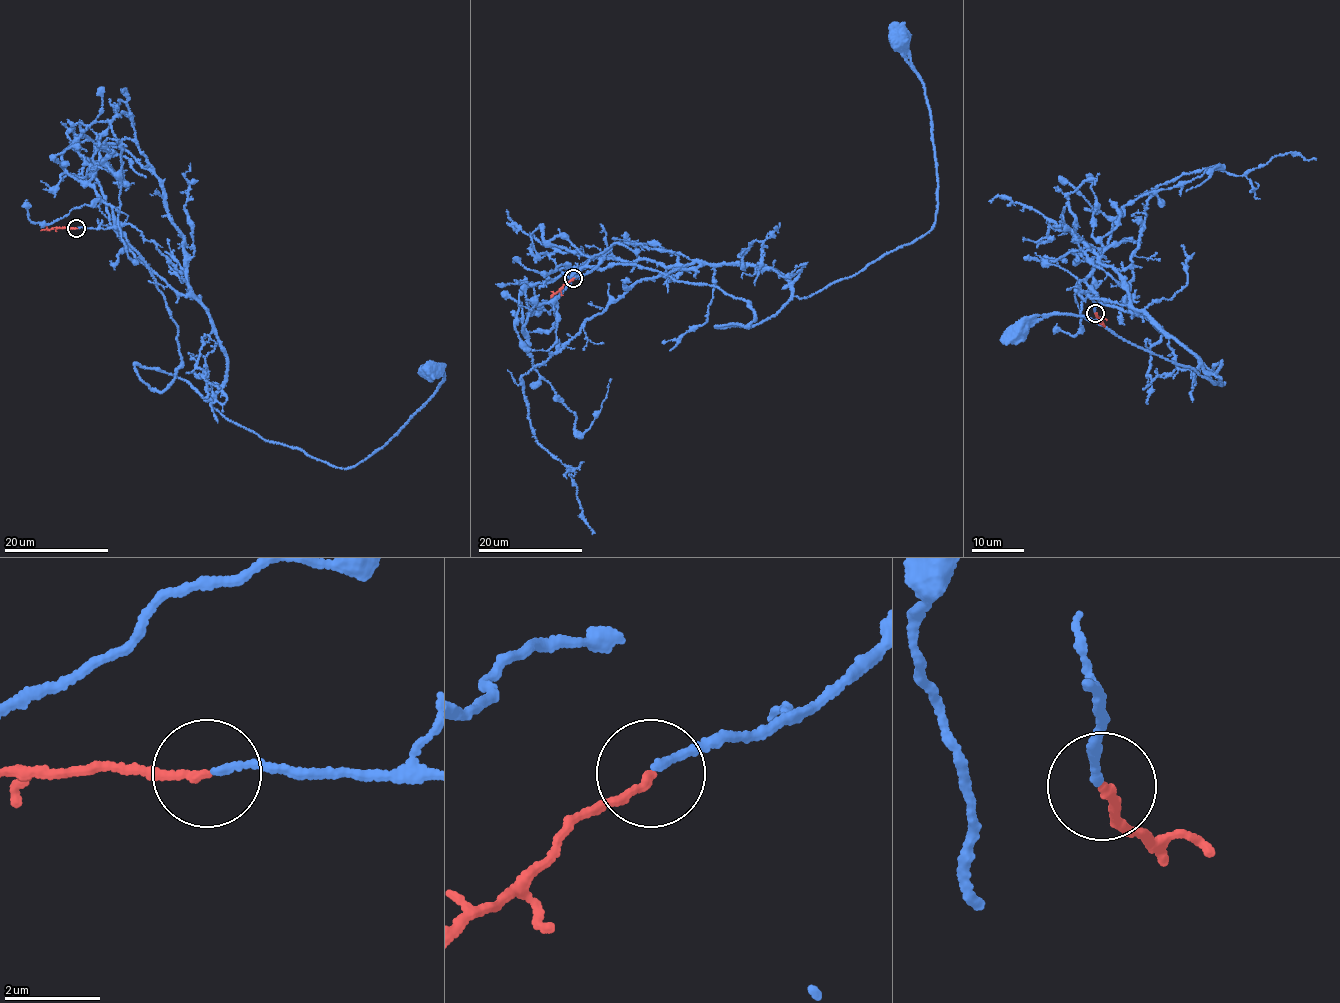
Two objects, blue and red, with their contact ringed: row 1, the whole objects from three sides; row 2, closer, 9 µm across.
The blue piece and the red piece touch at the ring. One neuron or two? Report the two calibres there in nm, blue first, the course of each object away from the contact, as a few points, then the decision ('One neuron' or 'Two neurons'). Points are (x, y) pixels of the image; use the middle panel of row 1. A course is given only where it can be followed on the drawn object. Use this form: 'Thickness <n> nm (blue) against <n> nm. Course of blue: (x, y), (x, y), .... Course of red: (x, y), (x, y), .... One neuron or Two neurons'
Thickness 130 nm (blue) against 150 nm. Course of blue: (573, 278), (628, 242), (762, 265), (805, 298), (920, 237), (937, 205), (934, 151), (924, 83), (898, 40). Course of red: (573, 278), (551, 298). One neuron

